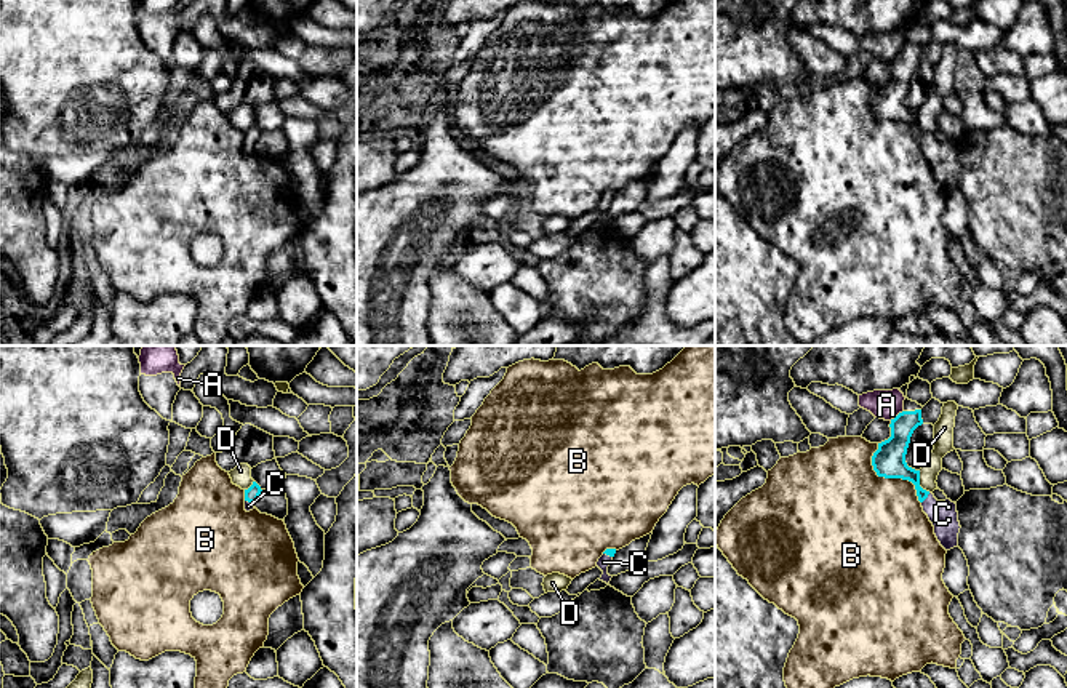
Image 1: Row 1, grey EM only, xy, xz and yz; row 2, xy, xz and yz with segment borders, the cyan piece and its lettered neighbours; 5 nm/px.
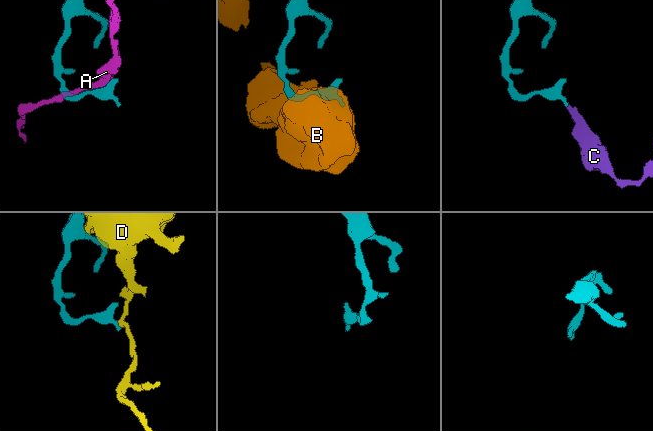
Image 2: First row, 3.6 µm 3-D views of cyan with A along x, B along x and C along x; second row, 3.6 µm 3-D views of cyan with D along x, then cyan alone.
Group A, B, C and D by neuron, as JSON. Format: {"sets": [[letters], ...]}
{"sets": [["A"], ["B"], ["C"], ["D"]]}

